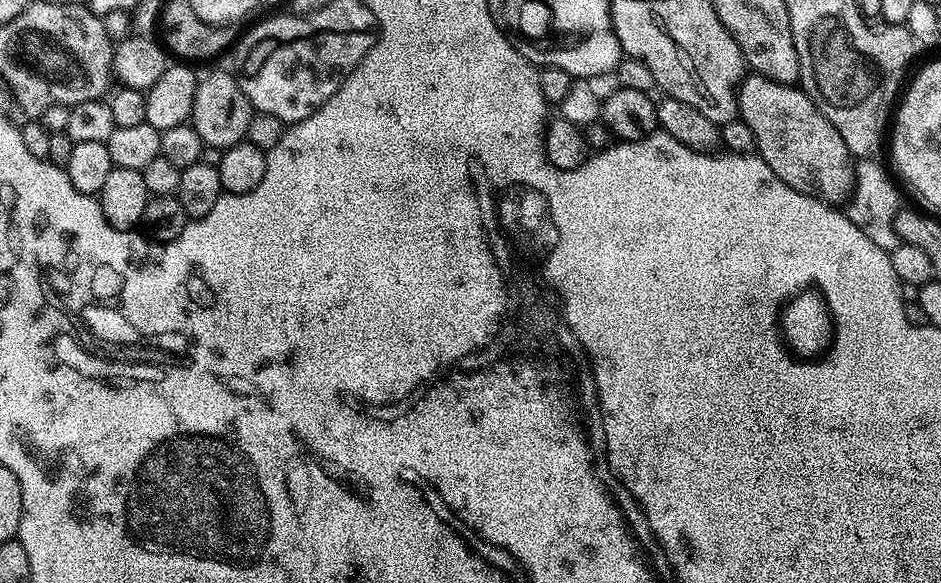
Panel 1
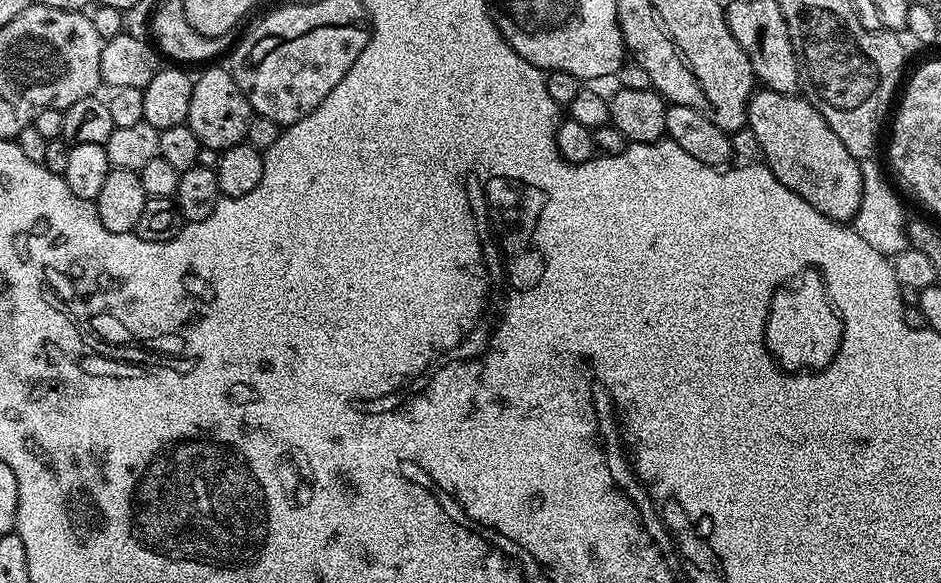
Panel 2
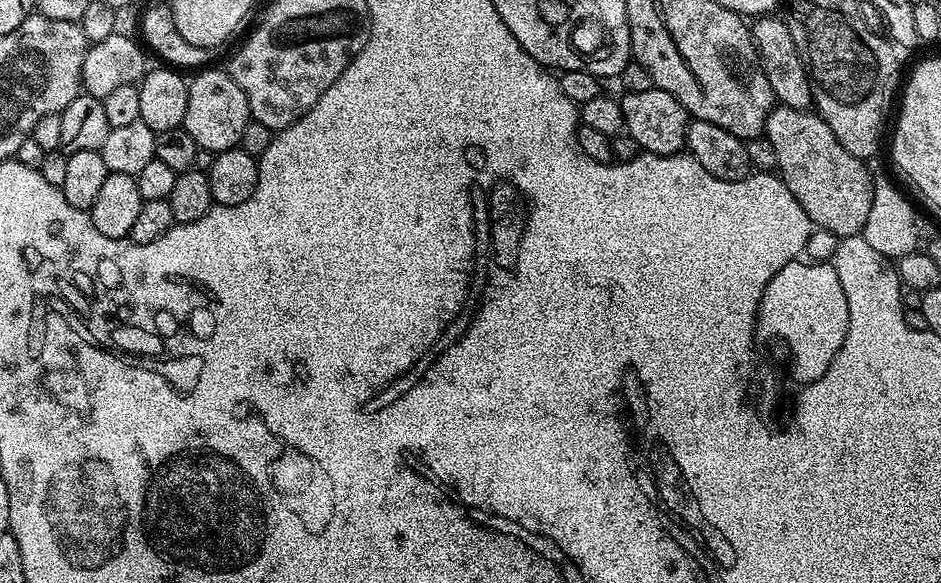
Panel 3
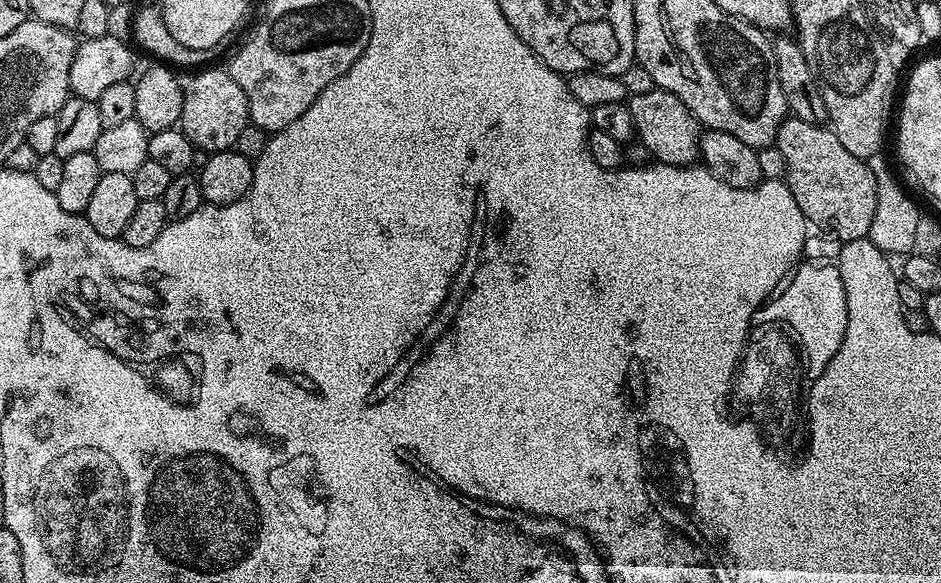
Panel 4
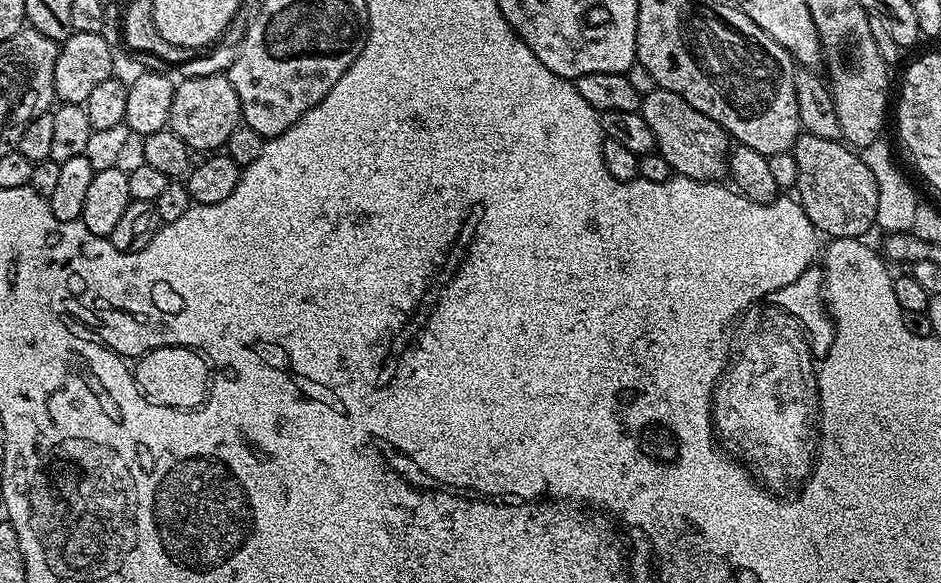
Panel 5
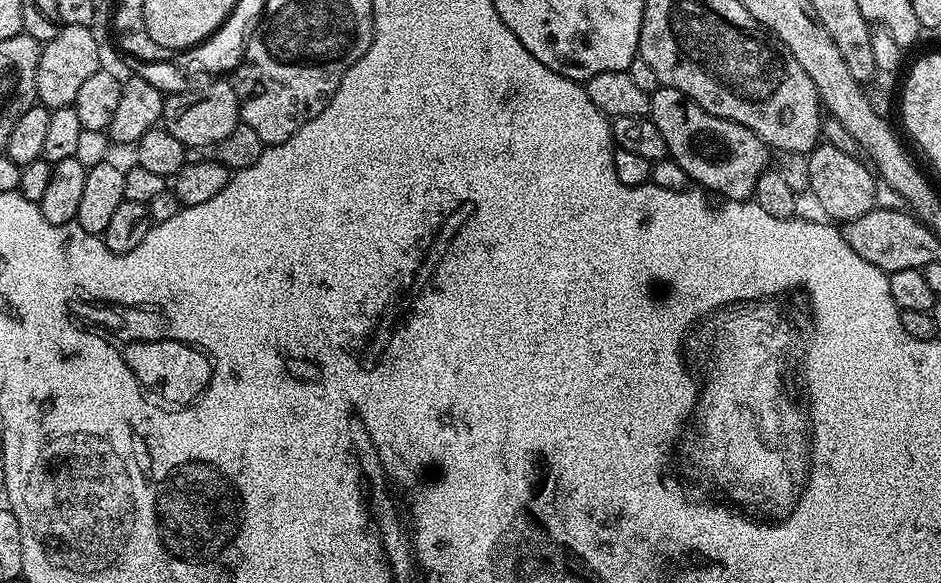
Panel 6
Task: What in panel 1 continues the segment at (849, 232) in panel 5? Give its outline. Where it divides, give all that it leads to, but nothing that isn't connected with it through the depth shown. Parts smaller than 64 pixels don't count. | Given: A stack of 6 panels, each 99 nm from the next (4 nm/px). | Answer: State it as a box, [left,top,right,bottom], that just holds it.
[736,74,856,206]

